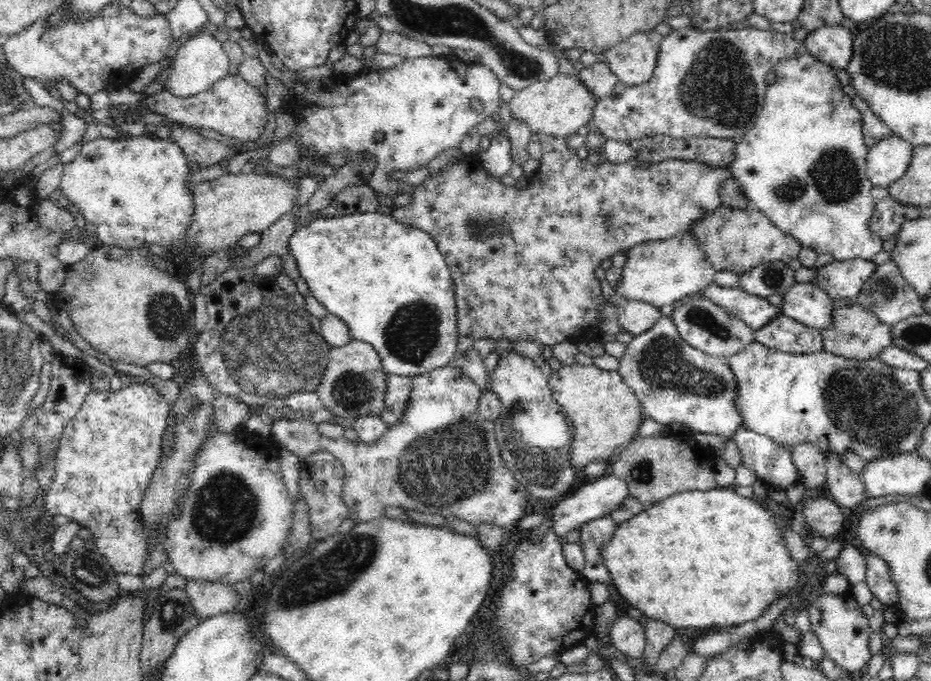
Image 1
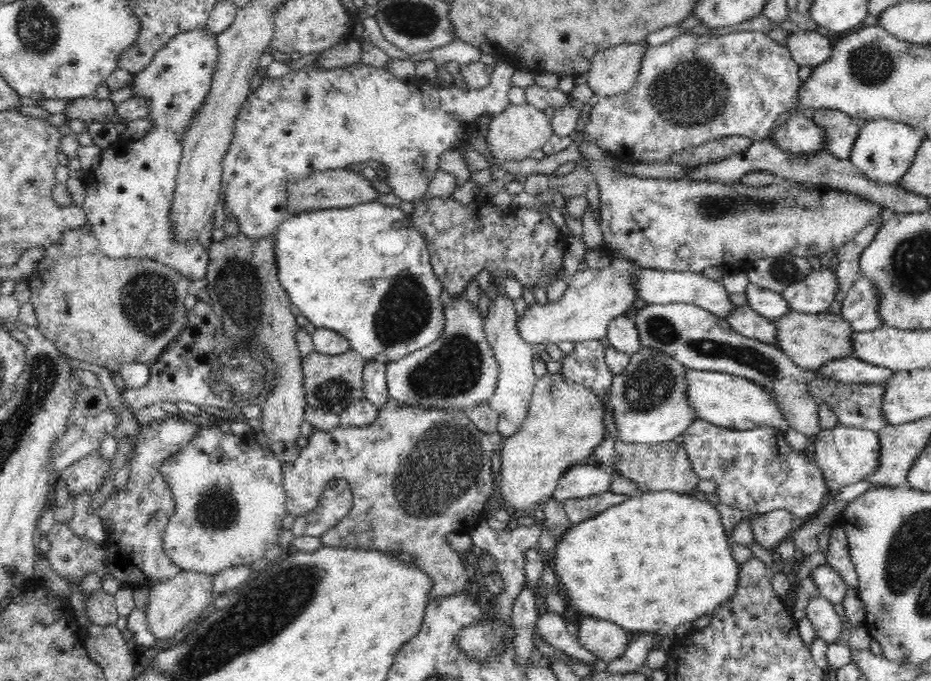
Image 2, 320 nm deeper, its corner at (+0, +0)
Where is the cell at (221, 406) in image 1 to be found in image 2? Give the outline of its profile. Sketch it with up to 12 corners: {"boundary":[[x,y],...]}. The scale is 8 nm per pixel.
{"boundary":[[187,416],[140,426],[126,488],[97,512],[98,544],[56,521],[43,556],[68,583],[156,585],[176,501],[161,464],[200,430]]}

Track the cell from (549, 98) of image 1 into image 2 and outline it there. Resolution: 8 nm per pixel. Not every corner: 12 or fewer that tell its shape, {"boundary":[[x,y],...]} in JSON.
{"boundary":[[529,103],[509,105],[487,129],[492,161],[531,157],[554,134]]}

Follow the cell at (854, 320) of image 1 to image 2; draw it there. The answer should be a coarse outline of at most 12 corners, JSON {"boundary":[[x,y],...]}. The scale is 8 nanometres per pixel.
{"boundary":[[836,311],[772,320],[775,344],[803,371],[852,356]]}

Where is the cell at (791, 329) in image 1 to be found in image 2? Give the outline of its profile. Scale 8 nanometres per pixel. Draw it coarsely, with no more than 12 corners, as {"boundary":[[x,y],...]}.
{"boundary":[[750,305],[724,318],[738,334],[769,345],[777,343],[772,319]]}

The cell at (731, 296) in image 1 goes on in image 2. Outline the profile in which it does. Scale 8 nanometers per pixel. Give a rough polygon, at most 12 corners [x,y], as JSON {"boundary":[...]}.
{"boundary":[[633,272],[647,304],[696,305],[722,318],[734,308],[724,285],[703,273]]}

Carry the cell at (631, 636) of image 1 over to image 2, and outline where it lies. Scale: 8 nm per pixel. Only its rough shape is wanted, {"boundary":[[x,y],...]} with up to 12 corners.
{"boundary":[[580,620],[582,647],[607,664],[631,642],[621,626]]}

